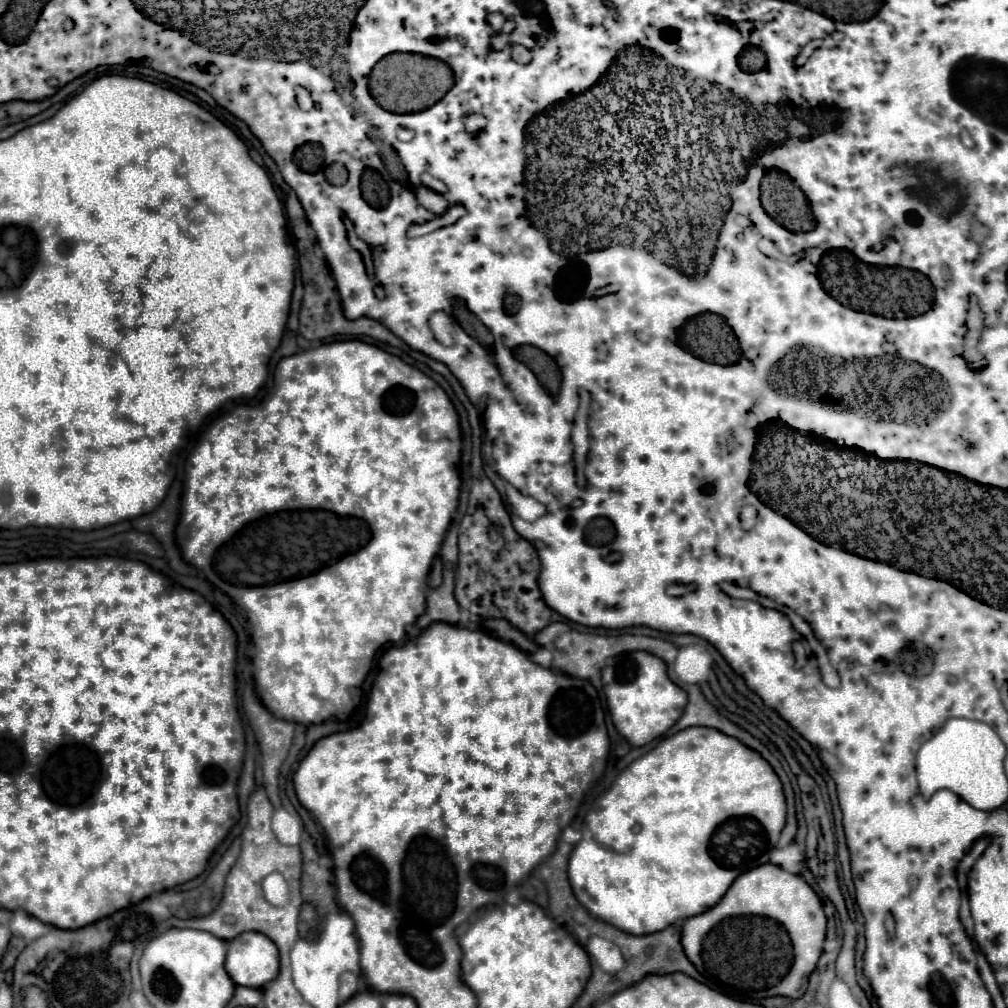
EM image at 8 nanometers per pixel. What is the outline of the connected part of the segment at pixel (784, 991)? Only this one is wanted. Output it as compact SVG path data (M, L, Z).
M765 863L761 867L755 867L753 871L745 871L745 875L739 875L733 881L733 887L729 887L729 891L723 895L721 903L717 903L715 907L711 907L709 911L701 913L701 915L693 915L693 919L685 919L683 927L681 927L681 945L683 951L687 955L687 959L703 973L703 961L701 961L701 941L703 937L709 933L709 929L713 925L717 925L721 919L725 917L735 917L735 915L763 915L763 917L771 917L775 921L779 921L791 937L793 943L793 965L791 969L785 973L785 977L763 991L755 991L755 997L775 997L775 995L785 995L785 997L801 997L805 987L807 987L807 979L811 975L811 971L815 969L819 955L823 951L823 941L825 941L825 913L821 907L819 897L815 895L815 891L799 877L793 873L787 873L785 869Z

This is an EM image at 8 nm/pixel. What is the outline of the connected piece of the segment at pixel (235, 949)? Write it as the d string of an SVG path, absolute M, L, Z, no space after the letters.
M255 931L241 933L227 943L225 971L235 985L261 989L273 981L279 971L279 953L275 943Z

